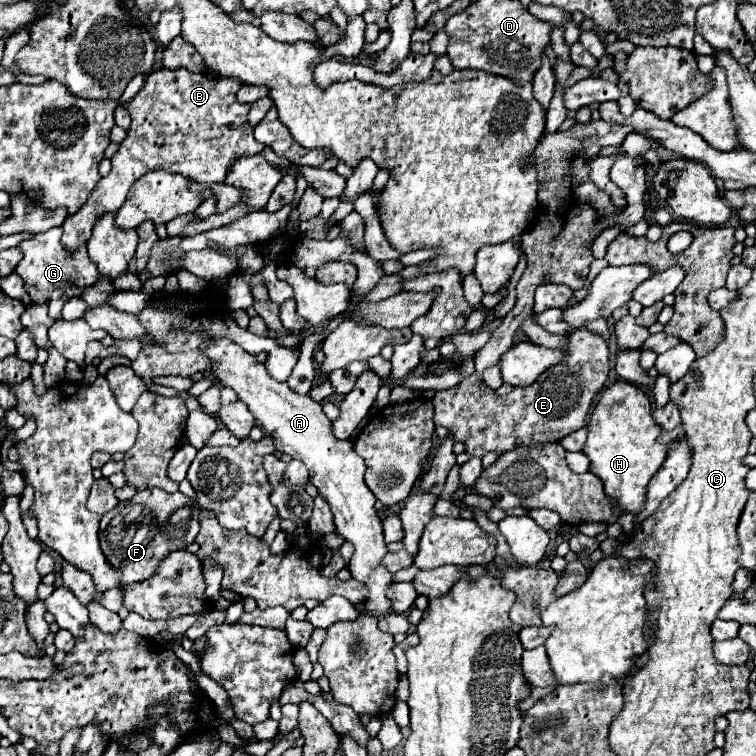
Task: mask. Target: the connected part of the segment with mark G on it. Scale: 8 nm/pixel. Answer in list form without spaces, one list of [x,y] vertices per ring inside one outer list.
[[[53,227],[45,233],[37,233],[31,239],[21,241],[19,249],[23,253],[23,259],[15,267],[15,273],[25,281],[25,289],[31,295],[31,301],[49,301],[49,313],[53,315],[53,319],[61,319],[61,307],[69,297],[81,295],[83,287],[93,285],[99,277],[97,265],[87,255],[87,247],[83,245],[75,251],[67,251],[61,243],[61,235],[63,227]]]

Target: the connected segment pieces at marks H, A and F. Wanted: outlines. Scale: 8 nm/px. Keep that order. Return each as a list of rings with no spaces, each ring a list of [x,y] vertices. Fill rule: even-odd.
[[[615,381],[603,389],[589,419],[583,453],[591,459],[589,471],[603,481],[605,493],[613,501],[615,511],[639,515],[645,509],[647,485],[663,465],[669,451],[667,445],[657,441],[659,435],[661,427],[651,415],[651,403],[637,385]]]
[[[213,339],[213,343],[209,343],[209,347],[205,347],[205,353],[209,355],[209,359],[215,359],[219,365],[217,369],[213,369],[211,373],[225,385],[231,387],[233,391],[237,391],[239,399],[249,407],[249,411],[253,413],[253,417],[257,419],[257,425],[261,425],[269,435],[273,435],[275,441],[275,449],[281,453],[291,455],[293,459],[299,459],[305,463],[305,467],[309,469],[309,481],[317,487],[317,491],[325,497],[325,501],[331,507],[331,513],[335,517],[335,527],[337,533],[341,537],[345,537],[349,543],[353,543],[355,551],[353,557],[349,561],[349,571],[353,575],[353,579],[361,581],[367,585],[369,593],[361,605],[359,615],[369,615],[369,617],[383,617],[391,611],[391,603],[387,599],[387,589],[393,583],[391,573],[387,571],[387,567],[381,563],[385,553],[387,553],[387,545],[383,541],[383,525],[381,519],[377,517],[375,511],[375,495],[369,491],[369,487],[363,481],[363,473],[365,473],[365,463],[363,459],[353,451],[353,441],[351,439],[343,439],[339,441],[337,437],[331,435],[331,421],[327,419],[327,415],[321,411],[321,405],[317,401],[313,401],[309,395],[297,395],[289,389],[287,383],[279,383],[275,381],[263,363],[255,361],[255,355],[249,355],[247,351],[243,351],[237,343],[231,343],[229,339]]]
[[[149,487],[145,491],[137,491],[131,501],[121,501],[115,509],[107,511],[101,517],[99,541],[107,561],[121,569],[121,583],[145,581],[149,579],[165,555],[187,549],[197,537],[199,531],[199,511],[197,503],[183,493],[165,493],[157,487]],[[175,515],[175,523],[173,523]]]

